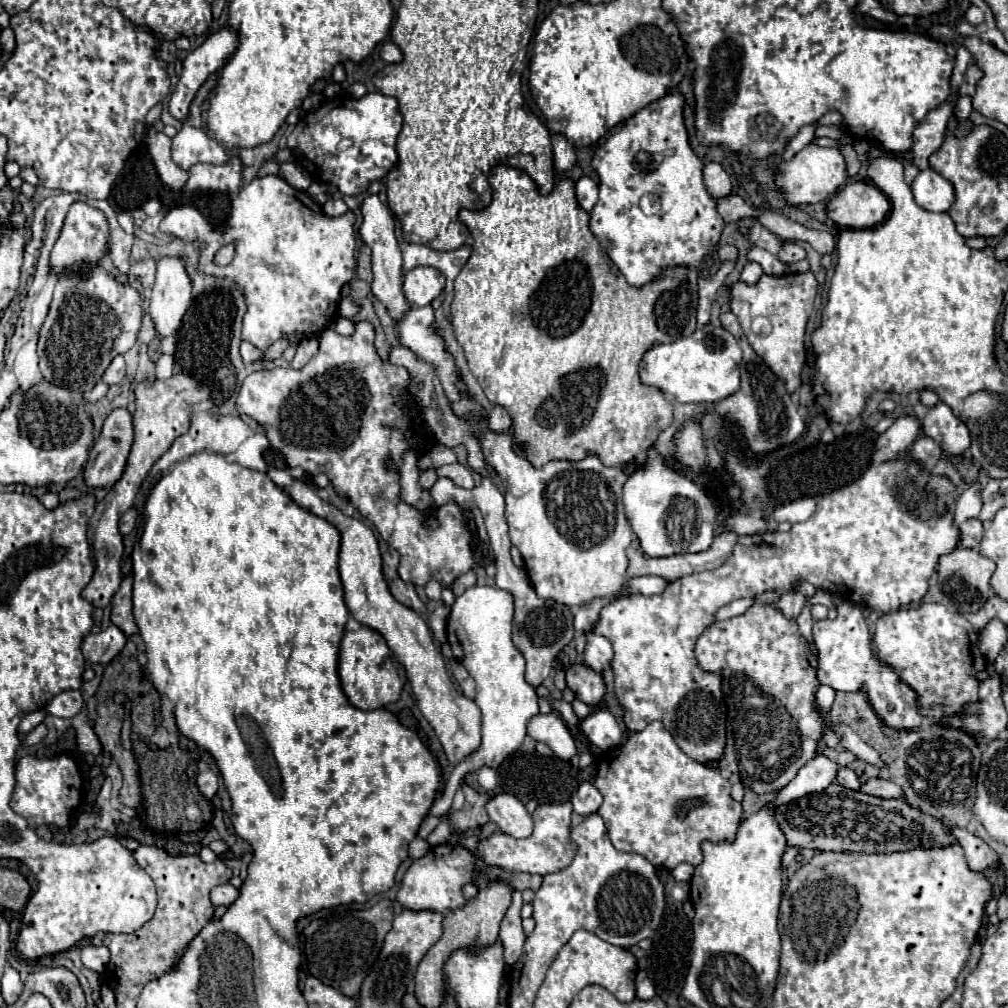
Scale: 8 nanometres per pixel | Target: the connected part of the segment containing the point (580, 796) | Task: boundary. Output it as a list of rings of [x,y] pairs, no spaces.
[[[583,782],[577,790],[577,794],[573,796],[573,812],[581,814],[581,816],[589,816],[599,810],[601,802],[603,802],[603,798],[601,798],[599,790],[591,782]]]

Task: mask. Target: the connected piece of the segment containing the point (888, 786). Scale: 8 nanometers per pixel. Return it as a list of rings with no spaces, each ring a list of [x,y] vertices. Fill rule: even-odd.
[[[871,778],[863,784],[861,788],[865,794],[871,796],[879,796],[879,798],[897,798],[897,800],[905,800],[903,796],[903,788],[899,788],[899,784],[893,784],[889,780],[881,780],[881,778]]]

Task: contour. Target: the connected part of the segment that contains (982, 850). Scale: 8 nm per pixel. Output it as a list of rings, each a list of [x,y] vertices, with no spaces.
[[[949,826],[951,836],[957,838],[957,842],[963,846],[967,862],[971,866],[971,870],[985,870],[989,866],[999,864],[999,856],[975,834],[959,828],[959,826]]]

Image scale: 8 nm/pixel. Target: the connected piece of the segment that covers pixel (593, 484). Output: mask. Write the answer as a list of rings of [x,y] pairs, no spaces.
[[[491,430],[483,438],[483,452],[487,462],[497,470],[505,486],[507,524],[511,544],[519,548],[527,576],[539,598],[555,600],[565,606],[581,606],[595,596],[615,596],[625,586],[627,570],[627,546],[631,544],[631,528],[627,524],[621,500],[621,488],[627,480],[621,468],[607,468],[597,456],[587,456],[579,462],[553,460],[543,470],[533,468],[525,458],[519,458],[511,448],[511,432],[493,434]]]

